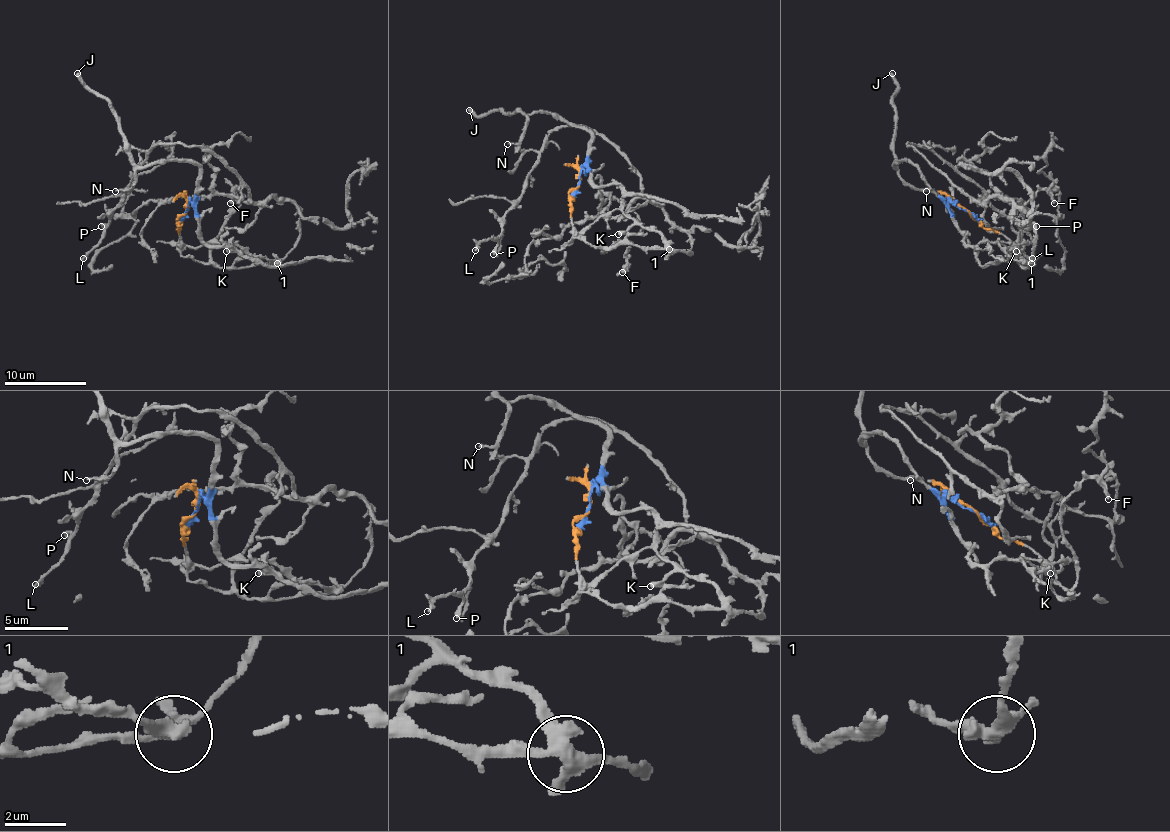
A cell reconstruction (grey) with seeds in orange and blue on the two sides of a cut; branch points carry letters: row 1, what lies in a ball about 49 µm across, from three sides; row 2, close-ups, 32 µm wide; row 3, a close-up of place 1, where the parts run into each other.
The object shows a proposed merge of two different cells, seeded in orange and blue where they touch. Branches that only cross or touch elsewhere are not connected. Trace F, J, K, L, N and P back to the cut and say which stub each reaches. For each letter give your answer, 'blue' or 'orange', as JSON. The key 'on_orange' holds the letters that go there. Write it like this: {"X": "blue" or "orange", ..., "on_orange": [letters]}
{"F": "orange", "J": "blue", "K": "blue", "L": "orange", "N": "blue", "P": "orange", "on_orange": ["F", "L", "P"]}

